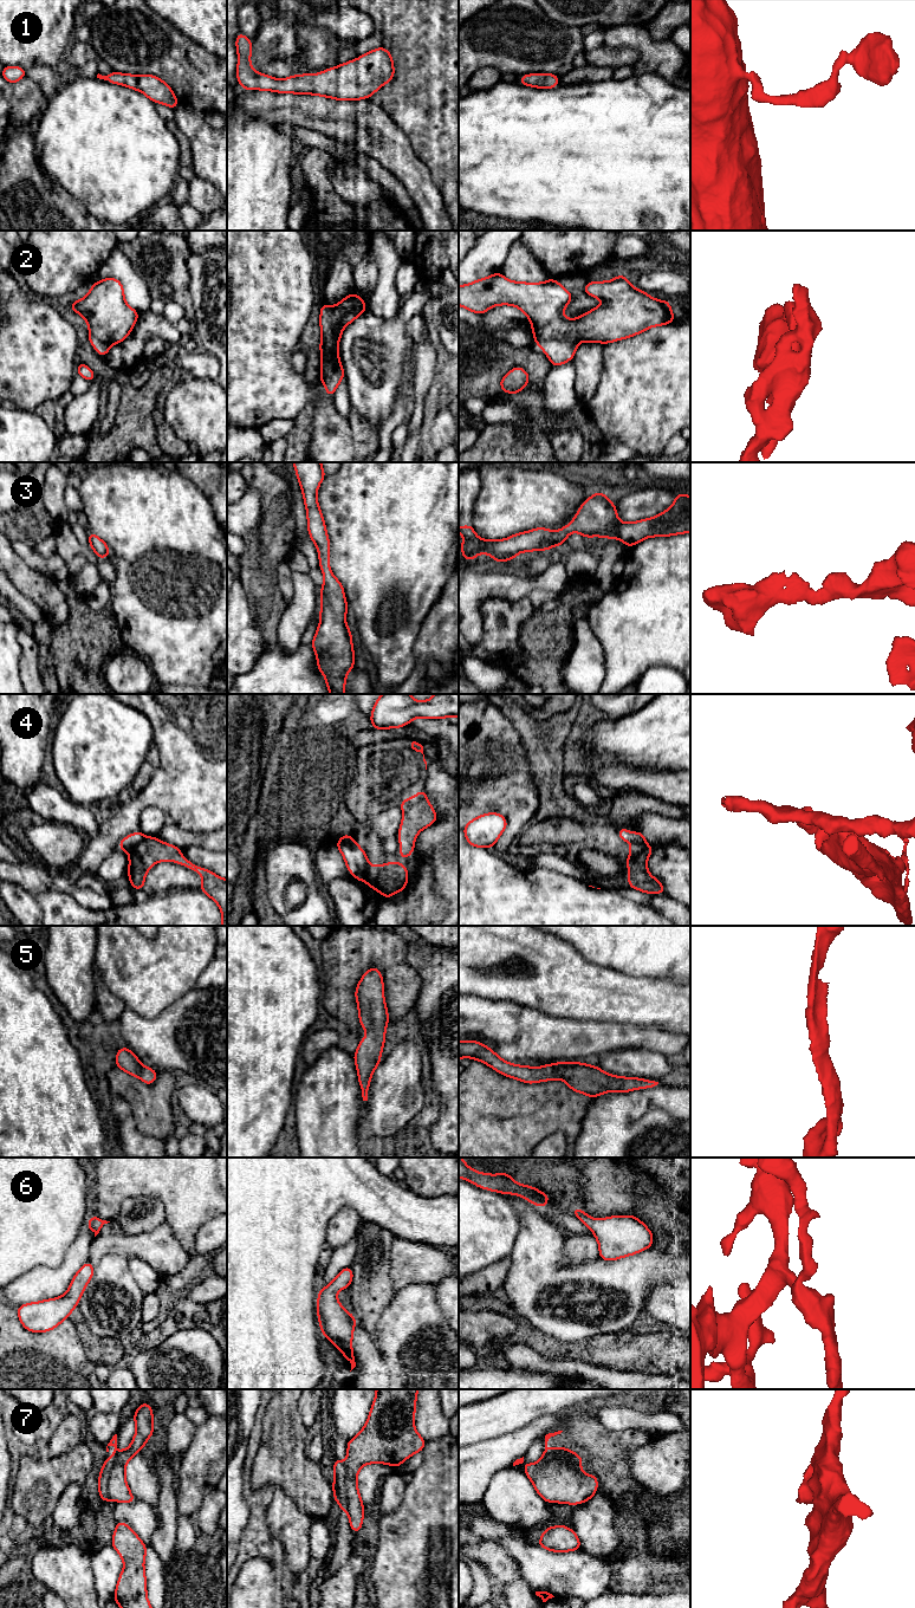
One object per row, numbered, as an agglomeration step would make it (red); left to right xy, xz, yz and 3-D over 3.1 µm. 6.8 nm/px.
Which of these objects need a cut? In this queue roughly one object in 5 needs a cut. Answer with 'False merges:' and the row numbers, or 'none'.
False merges: 2, 4, 7

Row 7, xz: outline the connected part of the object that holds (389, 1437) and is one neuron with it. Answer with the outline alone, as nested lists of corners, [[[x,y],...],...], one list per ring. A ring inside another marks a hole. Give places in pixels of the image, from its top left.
[[[376,1389],[376,1396],[371,1405],[369,1419],[362,1431],[346,1444],[346,1500],[348,1517],[353,1534],[362,1529],[364,1505],[357,1486],[359,1470],[366,1464],[387,1464],[395,1467],[424,1448],[426,1440],[416,1432],[414,1418],[416,1411],[416,1395],[420,1389]]]

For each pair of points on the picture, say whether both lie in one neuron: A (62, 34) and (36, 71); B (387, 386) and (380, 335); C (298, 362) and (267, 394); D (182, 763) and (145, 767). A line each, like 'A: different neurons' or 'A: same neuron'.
A: different neurons
B: same neuron
C: different neurons
D: different neurons

